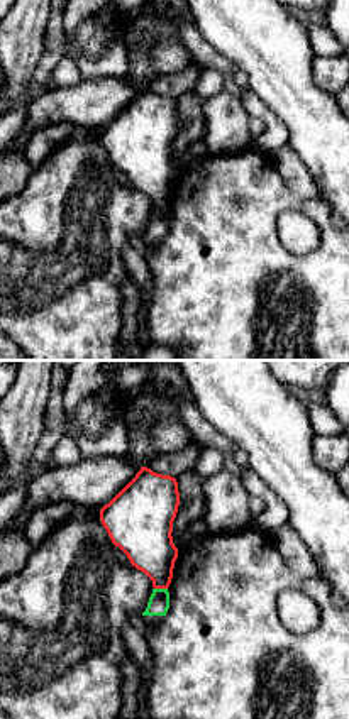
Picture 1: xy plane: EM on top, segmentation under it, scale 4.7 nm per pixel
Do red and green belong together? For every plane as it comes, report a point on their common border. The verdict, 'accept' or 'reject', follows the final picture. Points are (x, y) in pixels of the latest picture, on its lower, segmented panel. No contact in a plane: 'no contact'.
contact (161, 587)

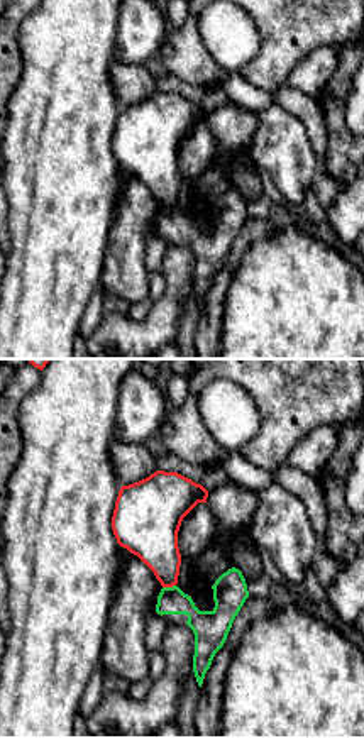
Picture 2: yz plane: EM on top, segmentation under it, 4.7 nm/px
contact (168, 586)

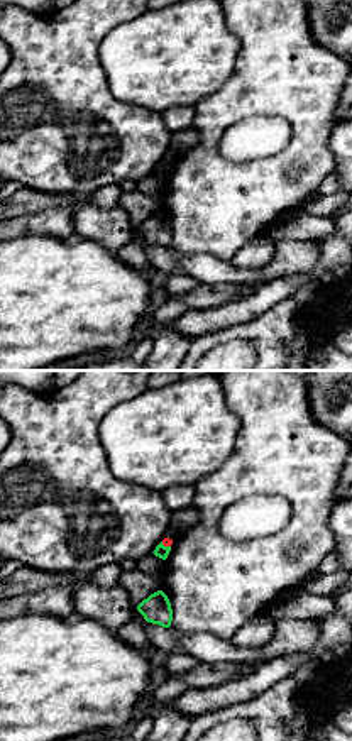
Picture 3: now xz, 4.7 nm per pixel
contact (166, 545)

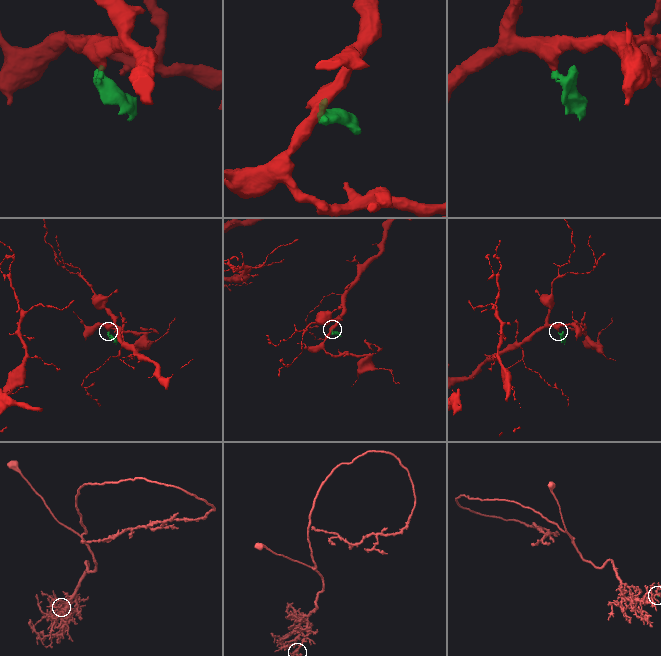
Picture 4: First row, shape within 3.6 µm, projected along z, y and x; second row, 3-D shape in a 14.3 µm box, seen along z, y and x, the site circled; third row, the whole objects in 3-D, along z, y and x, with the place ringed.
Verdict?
reject

